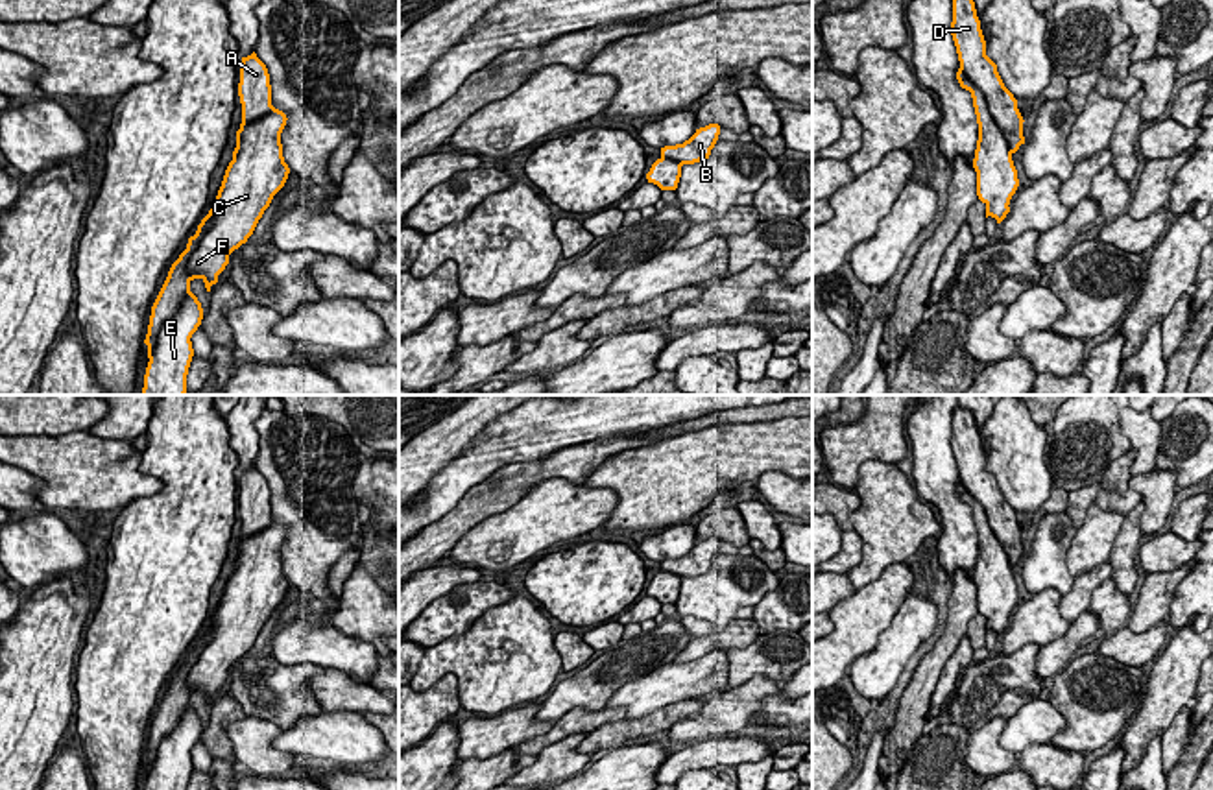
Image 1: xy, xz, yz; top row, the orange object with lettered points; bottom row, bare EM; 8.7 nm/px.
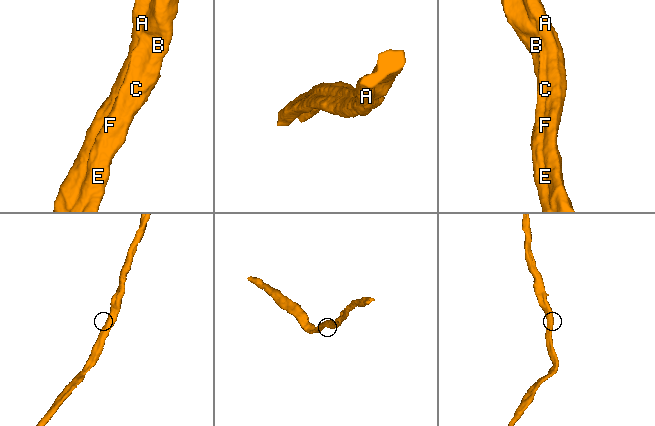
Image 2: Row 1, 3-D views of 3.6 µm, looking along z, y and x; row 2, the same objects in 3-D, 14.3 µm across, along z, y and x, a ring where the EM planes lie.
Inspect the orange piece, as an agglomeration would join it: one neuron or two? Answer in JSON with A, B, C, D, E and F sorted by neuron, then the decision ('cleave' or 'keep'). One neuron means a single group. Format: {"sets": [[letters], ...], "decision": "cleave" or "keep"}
{"sets": [["A", "D"], ["B", "C", "E", "F"]], "decision": "cleave"}

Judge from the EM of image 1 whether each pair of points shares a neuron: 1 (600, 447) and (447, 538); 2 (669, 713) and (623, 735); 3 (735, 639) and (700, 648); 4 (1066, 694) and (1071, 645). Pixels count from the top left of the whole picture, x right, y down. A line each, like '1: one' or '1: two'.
1: one
2: one
3: one
4: two

